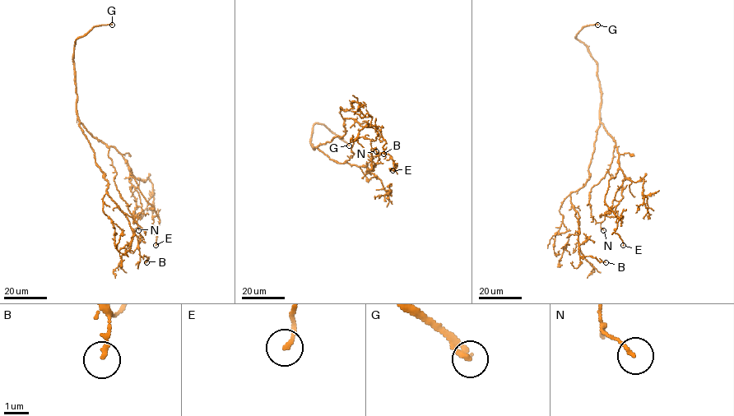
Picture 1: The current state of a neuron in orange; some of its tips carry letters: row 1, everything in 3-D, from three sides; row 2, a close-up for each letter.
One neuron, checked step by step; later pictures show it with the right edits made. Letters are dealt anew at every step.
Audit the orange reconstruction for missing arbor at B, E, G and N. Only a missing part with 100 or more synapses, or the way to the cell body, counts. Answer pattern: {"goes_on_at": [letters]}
{"goes_on_at": ["G"]}

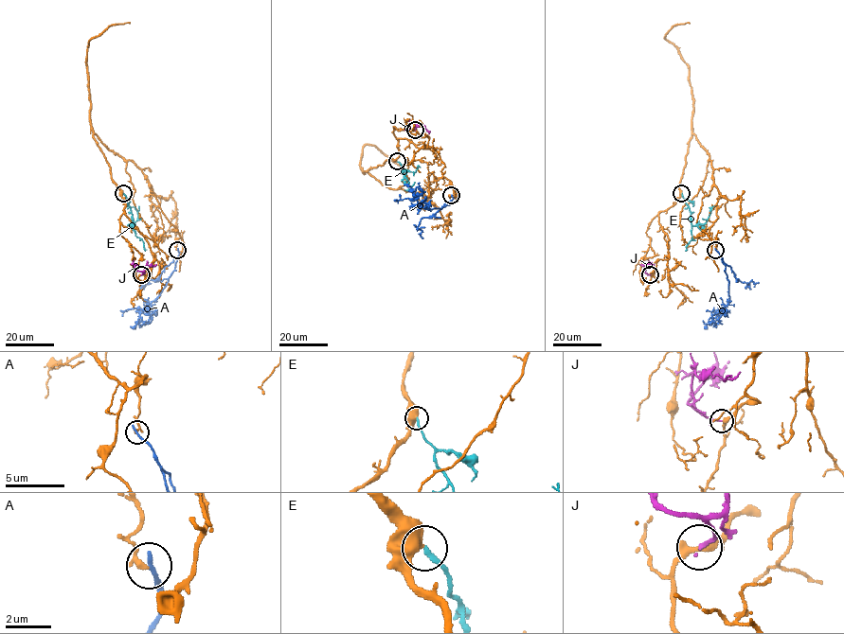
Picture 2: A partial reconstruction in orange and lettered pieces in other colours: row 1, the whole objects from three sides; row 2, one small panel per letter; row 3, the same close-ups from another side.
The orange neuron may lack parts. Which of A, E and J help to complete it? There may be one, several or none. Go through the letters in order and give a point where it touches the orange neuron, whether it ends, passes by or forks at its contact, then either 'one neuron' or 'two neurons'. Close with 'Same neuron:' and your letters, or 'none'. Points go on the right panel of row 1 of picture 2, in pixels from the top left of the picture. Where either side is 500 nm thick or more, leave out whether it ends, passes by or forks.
A: meets orange at (715, 250); it ends there; two neurons
E: meets orange at (681, 193); one neuron
J: meets orange at (650, 274); it ends there; two neurons
Same neuron: E

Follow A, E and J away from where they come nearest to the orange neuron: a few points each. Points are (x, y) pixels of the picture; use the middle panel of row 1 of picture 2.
A: (451, 195), (449, 204), (440, 208), (426, 209), (417, 202), (417, 197), (422, 192), (411, 202)
E: (397, 162), (406, 170), (404, 177), (411, 188), (404, 189)
J: (415, 130), (418, 124), (422, 124), (429, 133)

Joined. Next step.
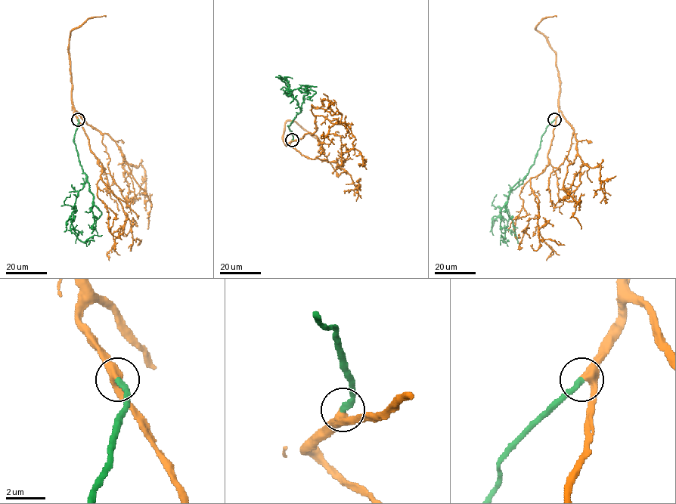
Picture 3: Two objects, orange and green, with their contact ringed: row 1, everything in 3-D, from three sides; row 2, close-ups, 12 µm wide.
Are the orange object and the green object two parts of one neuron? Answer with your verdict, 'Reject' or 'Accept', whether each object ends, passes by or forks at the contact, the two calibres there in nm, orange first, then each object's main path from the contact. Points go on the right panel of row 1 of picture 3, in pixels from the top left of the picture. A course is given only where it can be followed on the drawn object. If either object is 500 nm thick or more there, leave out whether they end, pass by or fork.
Accept. At the ring orange passes by. At the ring green ends. Thickness 400 nm (orange) against 280 nm. Course of orange: (554, 119), (548, 165), (530, 179), (530, 187), (538, 200), (538, 229), (553, 250), (546, 260). Course of green: (554, 119), (547, 127), (528, 172), (523, 181), (509, 193), (506, 203), (509, 218), (503, 242), (501, 235)

